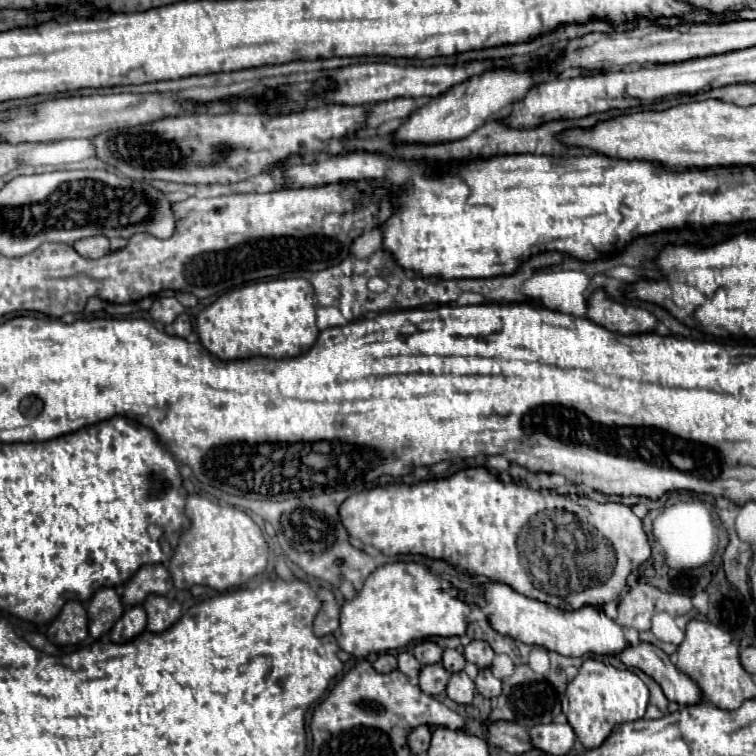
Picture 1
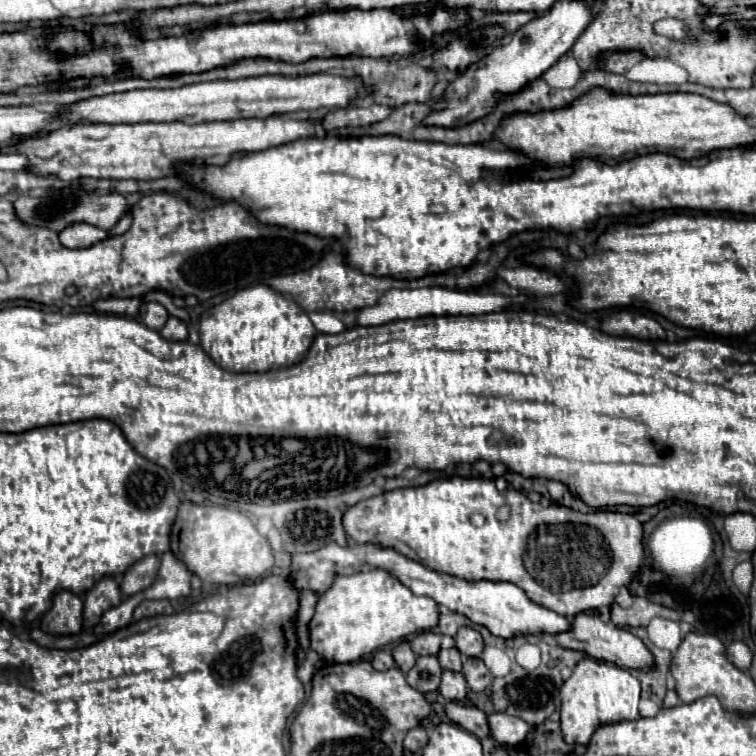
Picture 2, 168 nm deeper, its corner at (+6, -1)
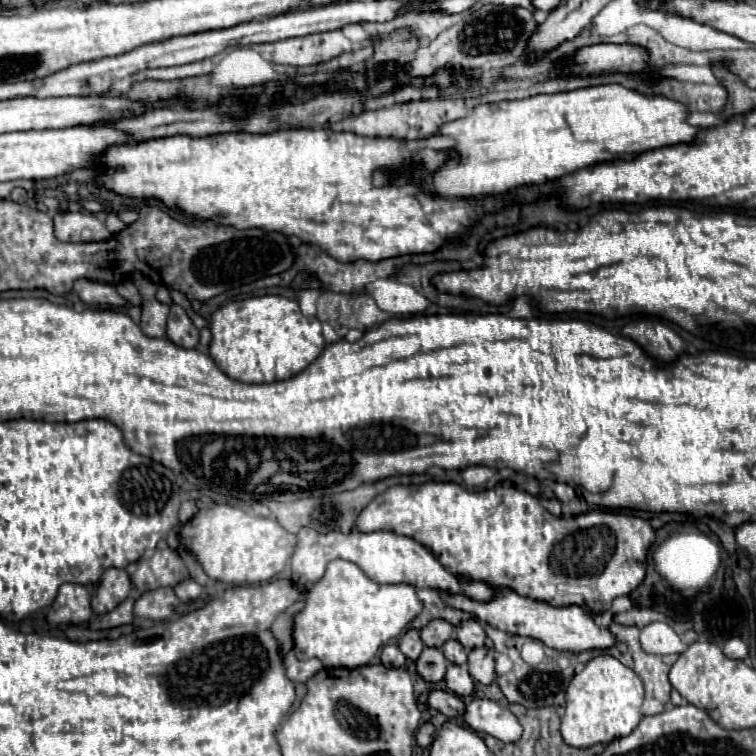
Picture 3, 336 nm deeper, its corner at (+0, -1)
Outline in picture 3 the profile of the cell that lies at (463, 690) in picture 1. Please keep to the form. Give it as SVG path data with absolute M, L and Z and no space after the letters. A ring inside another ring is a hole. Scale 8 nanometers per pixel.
M448 664L444 680L446 680L448 690L452 690L454 694L458 694L460 698L470 696L472 690L474 690L474 680L468 674L468 666L466 664L460 664L460 666L458 664Z

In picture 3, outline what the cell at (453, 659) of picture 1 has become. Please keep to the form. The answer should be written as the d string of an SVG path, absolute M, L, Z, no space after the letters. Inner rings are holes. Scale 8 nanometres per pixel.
M448 640L444 646L442 646L442 652L444 656L448 658L448 662L452 664L464 664L466 658L468 658L468 650L458 642L458 640Z

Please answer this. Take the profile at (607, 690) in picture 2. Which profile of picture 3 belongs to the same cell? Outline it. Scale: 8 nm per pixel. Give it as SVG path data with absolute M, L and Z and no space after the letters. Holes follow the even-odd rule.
M600 654L596 658L592 658L582 672L578 672L568 690L566 690L566 712L562 716L562 738L568 746L574 746L574 748L588 748L588 746L594 746L594 744L610 744L612 740L616 738L622 738L622 736L628 736L636 726L638 722L642 720L642 712L640 712L640 706L644 702L644 686L642 686L642 680L636 676L636 672L632 672L628 666L620 664L620 660L616 660L614 656L608 656L608 654Z

